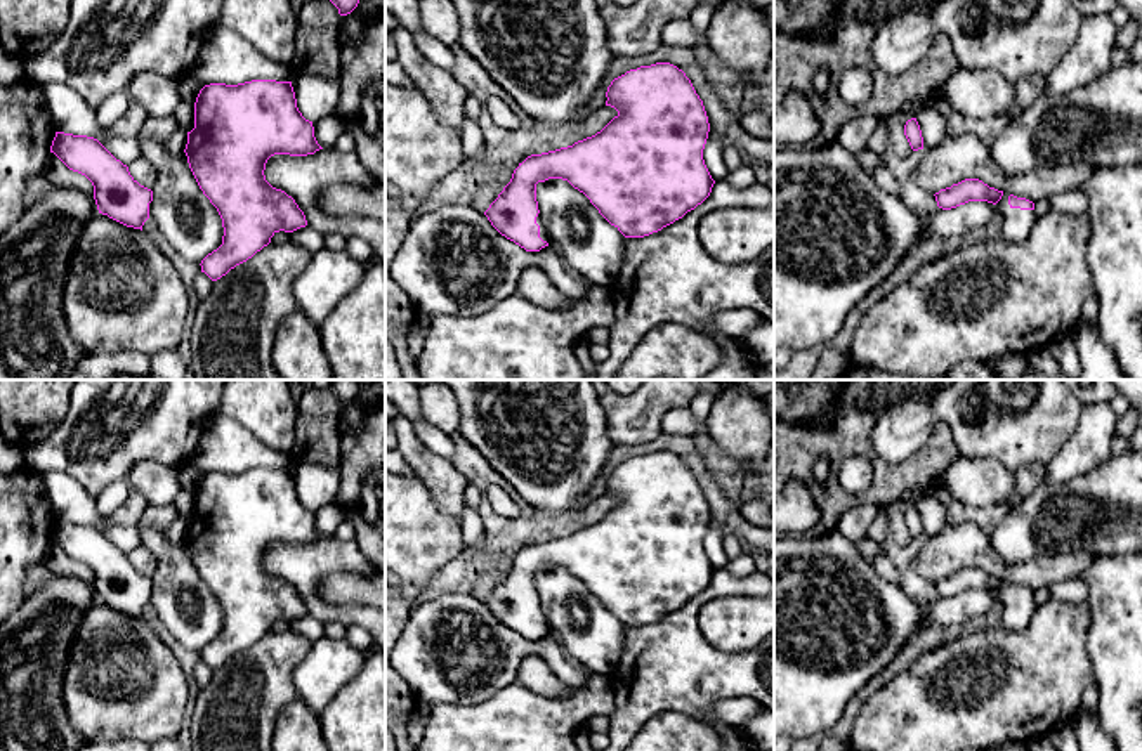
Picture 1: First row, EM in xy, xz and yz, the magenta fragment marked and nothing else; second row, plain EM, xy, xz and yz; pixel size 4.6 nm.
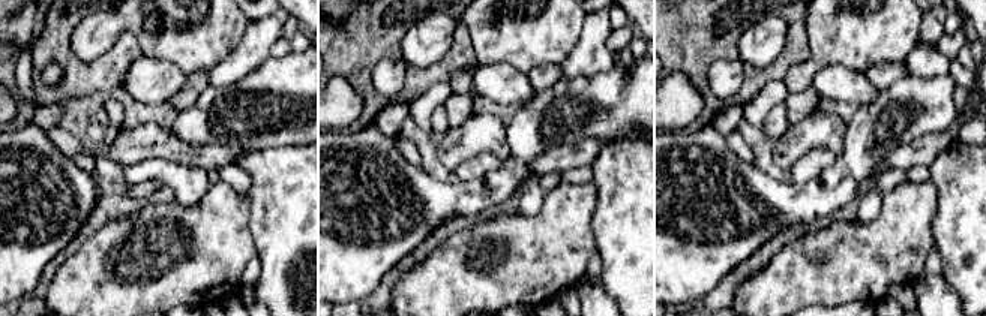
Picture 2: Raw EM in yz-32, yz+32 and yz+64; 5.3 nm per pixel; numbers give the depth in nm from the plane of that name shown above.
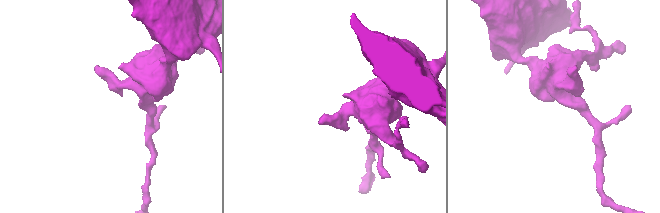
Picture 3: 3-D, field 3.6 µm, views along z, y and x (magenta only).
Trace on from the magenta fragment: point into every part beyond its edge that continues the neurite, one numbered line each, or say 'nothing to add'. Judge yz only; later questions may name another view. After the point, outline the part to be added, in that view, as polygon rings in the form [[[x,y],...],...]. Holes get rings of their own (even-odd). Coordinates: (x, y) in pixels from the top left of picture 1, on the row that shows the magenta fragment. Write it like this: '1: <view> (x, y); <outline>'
1: yz (1016, 224); [[[1003,191],[1001,199],[994,205],[998,212],[998,220],[1001,224],[1001,234],[1008,241],[1026,243],[1031,232],[1036,215],[1033,210],[1012,208],[1008,205],[1008,196],[1012,193]]]

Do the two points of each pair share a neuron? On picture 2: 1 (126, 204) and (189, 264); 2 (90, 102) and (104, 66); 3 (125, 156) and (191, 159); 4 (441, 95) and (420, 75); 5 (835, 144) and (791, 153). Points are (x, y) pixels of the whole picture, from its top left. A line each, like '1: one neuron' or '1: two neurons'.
1: two neurons
2: two neurons
3: one neuron
4: two neurons
5: one neuron

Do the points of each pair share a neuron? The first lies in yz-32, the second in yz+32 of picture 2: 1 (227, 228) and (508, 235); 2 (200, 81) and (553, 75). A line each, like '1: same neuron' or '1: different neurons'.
1: same neuron
2: same neuron

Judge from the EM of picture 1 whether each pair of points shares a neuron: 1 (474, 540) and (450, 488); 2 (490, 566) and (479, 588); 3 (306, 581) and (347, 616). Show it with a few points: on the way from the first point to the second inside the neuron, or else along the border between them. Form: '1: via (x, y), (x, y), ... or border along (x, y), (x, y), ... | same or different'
1: border along (464, 505), (459, 517) | different
2: via (490, 571), (485, 583) | same
3: via (309, 594), (327, 613), (335, 613) | same

